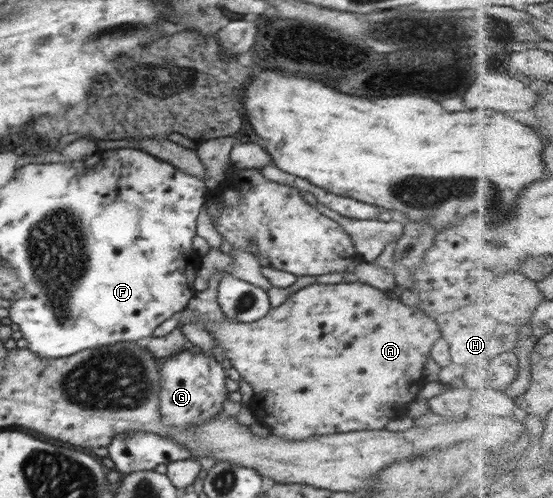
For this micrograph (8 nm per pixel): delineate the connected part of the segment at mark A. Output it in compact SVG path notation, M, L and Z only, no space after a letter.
M315 282L290 295L280 306L271 307L269 312L258 321L242 323L228 317L207 321L207 319L199 319L199 317L183 317L183 312L178 314L182 316L177 317L180 324L200 322L202 327L212 335L217 344L225 349L225 358L230 359L232 368L238 371L239 375L253 387L253 392L256 393L258 409L254 407L252 411L254 411L254 416L258 417L258 421L262 419L260 423L269 428L272 435L298 441L312 435L341 434L362 430L384 430L390 420L402 418L405 415L408 403L417 399L418 392L424 387L426 382L423 371L431 355L431 349L438 339L448 336L452 327L442 321L424 315L414 306L408 306L408 303L400 302L400 298L389 297L387 293L389 292L360 282L338 284Z

